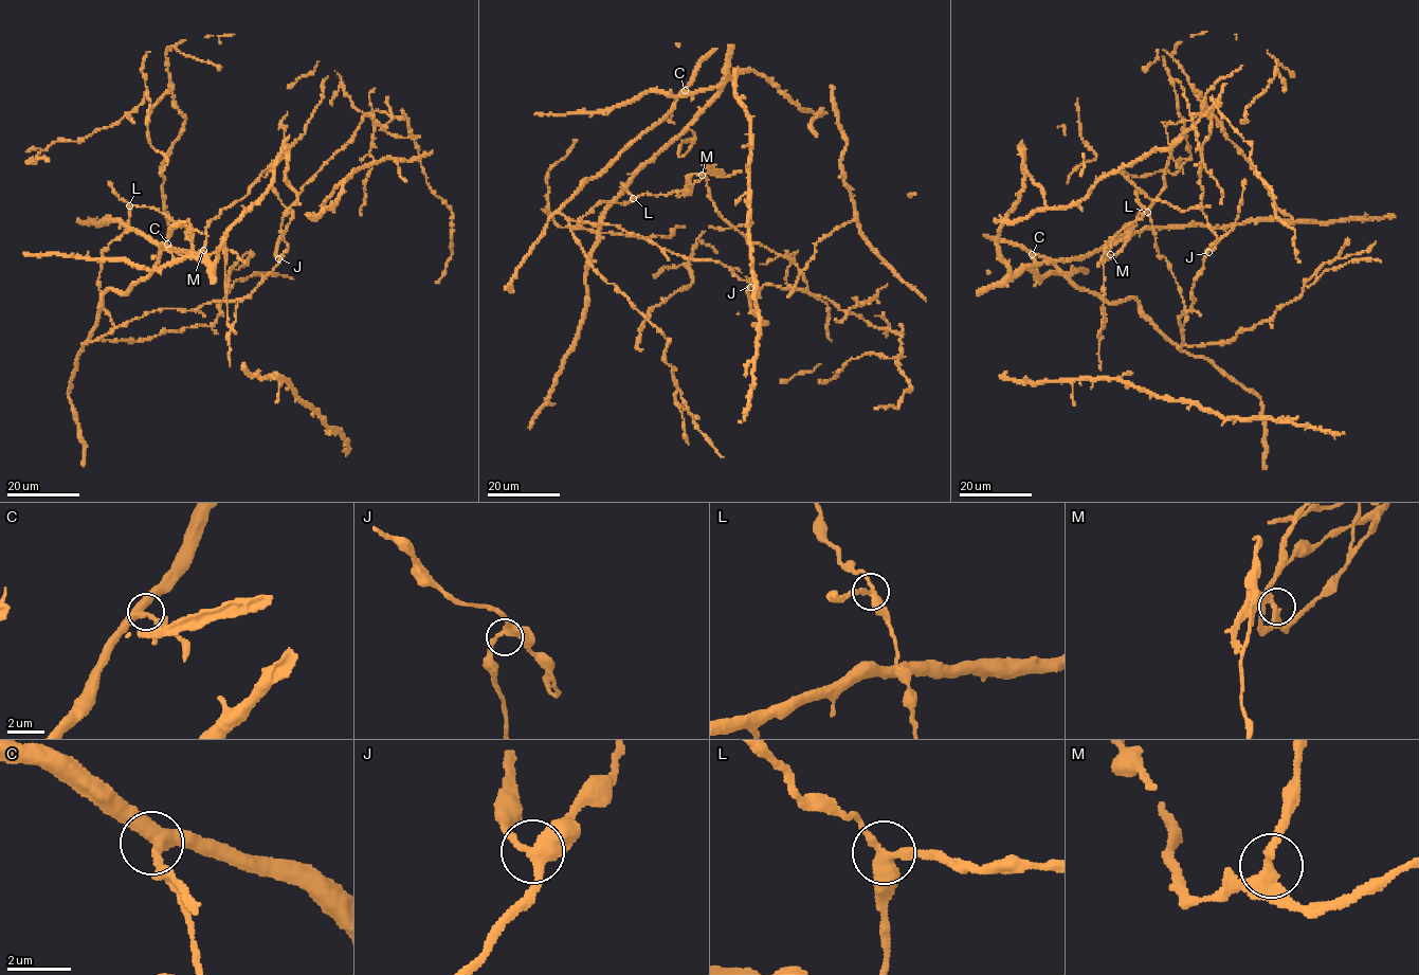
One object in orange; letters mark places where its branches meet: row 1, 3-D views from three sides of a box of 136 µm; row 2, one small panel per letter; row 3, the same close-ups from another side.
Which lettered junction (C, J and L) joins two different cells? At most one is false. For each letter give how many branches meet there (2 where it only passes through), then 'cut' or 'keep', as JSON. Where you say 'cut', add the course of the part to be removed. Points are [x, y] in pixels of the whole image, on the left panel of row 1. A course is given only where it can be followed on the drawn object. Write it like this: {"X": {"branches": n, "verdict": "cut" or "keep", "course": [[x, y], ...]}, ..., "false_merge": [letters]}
{"C": {"branches": 3, "verdict": "keep"}, "J": {"branches": 3, "verdict": "keep"}, "L": {"branches": 3, "verdict": "cut", "course": [[129, 205], [158, 209], [185, 226], [199, 253], [208, 221], [305, 133], [328, 75]]}, "false_merge": ["L"]}

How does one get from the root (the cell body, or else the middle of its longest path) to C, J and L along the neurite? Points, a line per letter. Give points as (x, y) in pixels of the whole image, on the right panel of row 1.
C: (1128, 299), (1106, 302), (1097, 294), (1081, 289), (1049, 259), (1032, 254)
J: (1128, 299), (1136, 301), (1141, 313), (1179, 348), (1183, 341), (1178, 320), (1194, 303), (1190, 292), (1208, 252)
L: (1128, 299), (1136, 301), (1141, 313), (1179, 348), (1185, 314), (1182, 291), (1156, 247), (1147, 212)

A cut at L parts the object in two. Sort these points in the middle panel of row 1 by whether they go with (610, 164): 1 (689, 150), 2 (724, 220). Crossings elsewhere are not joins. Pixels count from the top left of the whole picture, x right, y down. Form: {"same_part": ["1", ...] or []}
{"same_part": ["1"]}

